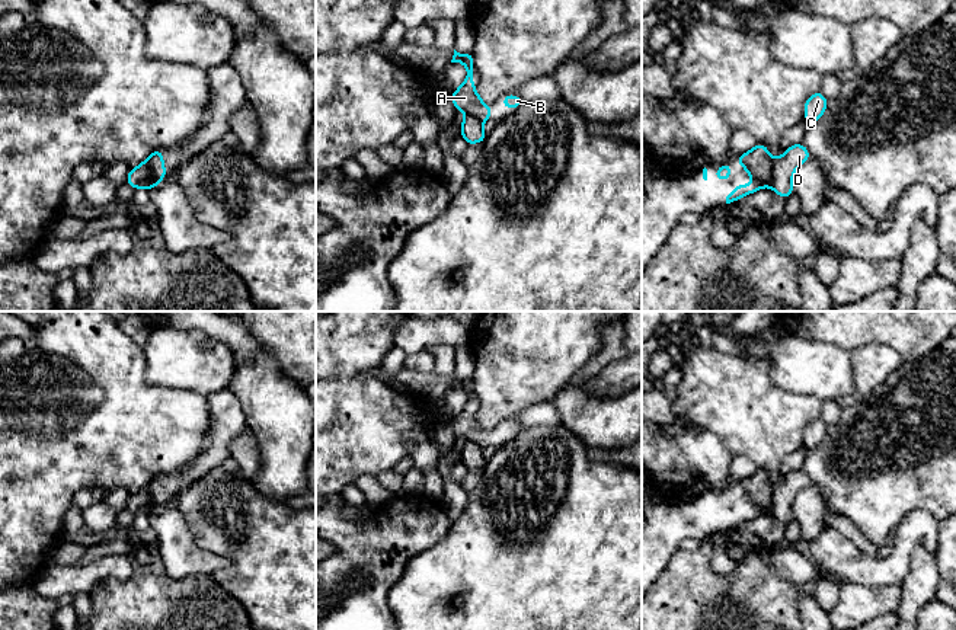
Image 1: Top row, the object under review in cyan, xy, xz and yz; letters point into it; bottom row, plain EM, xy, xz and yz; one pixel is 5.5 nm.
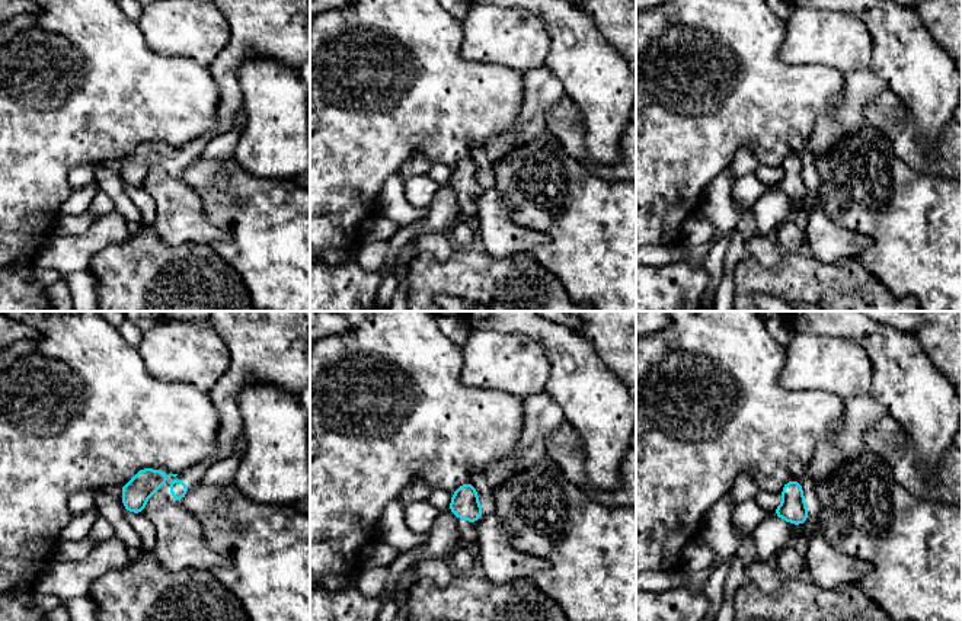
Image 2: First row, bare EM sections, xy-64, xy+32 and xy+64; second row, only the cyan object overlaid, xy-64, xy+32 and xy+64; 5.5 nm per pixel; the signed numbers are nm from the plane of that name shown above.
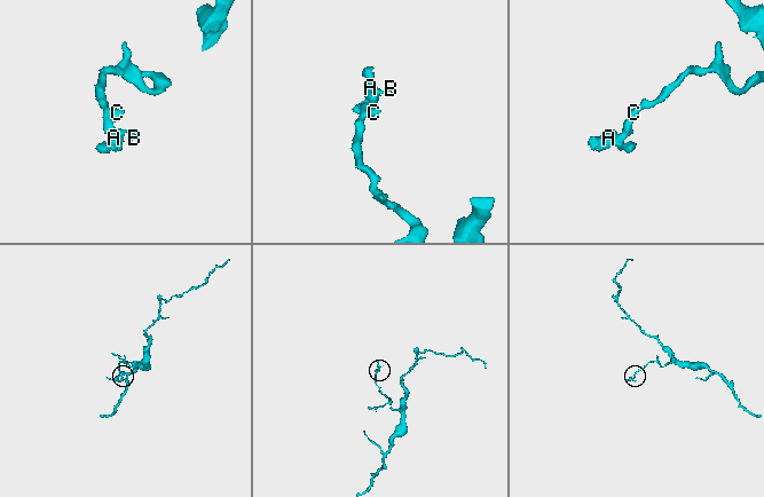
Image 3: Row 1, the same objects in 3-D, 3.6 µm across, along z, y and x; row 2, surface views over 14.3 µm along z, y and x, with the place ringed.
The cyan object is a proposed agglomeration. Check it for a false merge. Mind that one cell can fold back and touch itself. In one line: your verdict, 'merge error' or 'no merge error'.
merge error

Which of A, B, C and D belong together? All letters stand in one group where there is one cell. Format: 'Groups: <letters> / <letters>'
Groups: A B / C D

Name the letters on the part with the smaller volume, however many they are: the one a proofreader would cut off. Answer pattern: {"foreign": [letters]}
{"foreign": ["A", "B"]}

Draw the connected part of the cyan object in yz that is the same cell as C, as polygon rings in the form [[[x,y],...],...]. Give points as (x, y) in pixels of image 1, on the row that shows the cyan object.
[[[821,92],[813,93],[805,102],[805,116],[808,124],[816,122],[825,112],[828,100]]]

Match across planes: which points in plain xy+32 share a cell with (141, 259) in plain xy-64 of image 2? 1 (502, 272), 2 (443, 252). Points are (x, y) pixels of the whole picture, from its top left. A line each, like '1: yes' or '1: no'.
1: yes
2: no

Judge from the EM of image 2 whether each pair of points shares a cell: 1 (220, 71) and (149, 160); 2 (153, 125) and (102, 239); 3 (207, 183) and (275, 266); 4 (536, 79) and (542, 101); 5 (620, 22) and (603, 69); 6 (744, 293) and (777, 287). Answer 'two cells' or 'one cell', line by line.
1: one cell
2: two cells
3: one cell
4: one cell
5: two cells
6: one cell

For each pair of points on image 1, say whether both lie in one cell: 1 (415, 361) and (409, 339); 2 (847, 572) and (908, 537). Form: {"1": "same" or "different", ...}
{"1": "different", "2": "same"}

